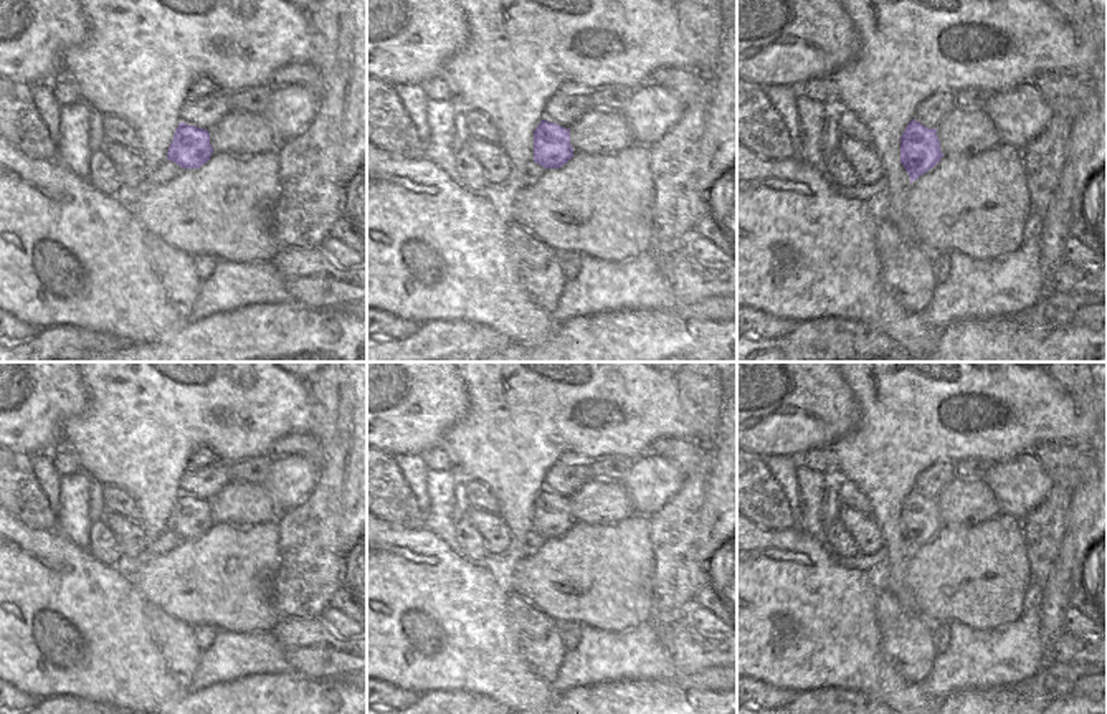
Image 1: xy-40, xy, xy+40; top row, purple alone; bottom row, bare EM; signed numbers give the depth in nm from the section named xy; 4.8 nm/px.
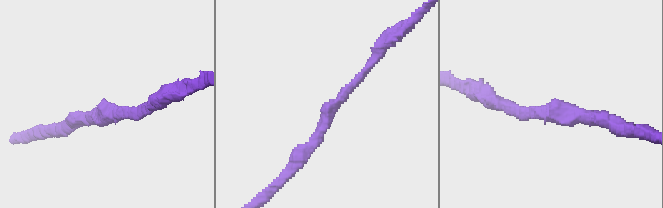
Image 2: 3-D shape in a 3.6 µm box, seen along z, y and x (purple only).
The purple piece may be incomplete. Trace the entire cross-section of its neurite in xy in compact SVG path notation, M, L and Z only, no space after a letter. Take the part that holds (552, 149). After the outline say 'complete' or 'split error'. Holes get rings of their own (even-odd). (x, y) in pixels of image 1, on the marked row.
M542 119L534 131L534 162L545 169L558 169L572 157L570 129Z; complete

